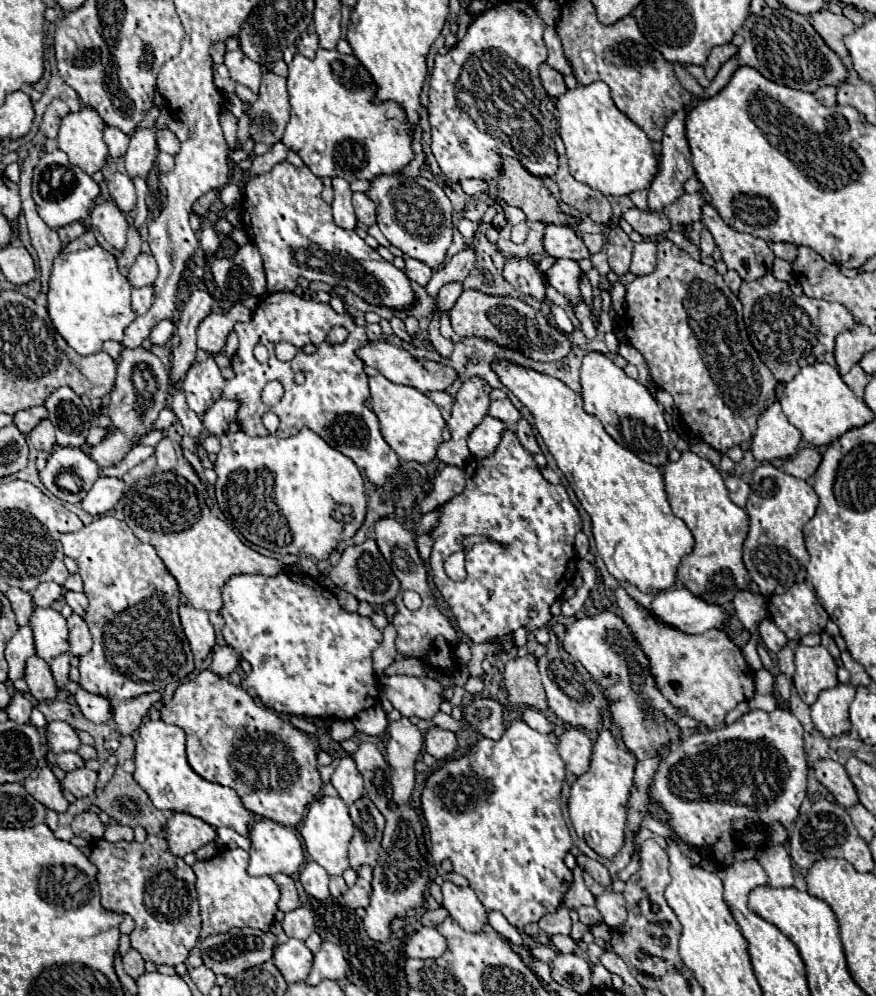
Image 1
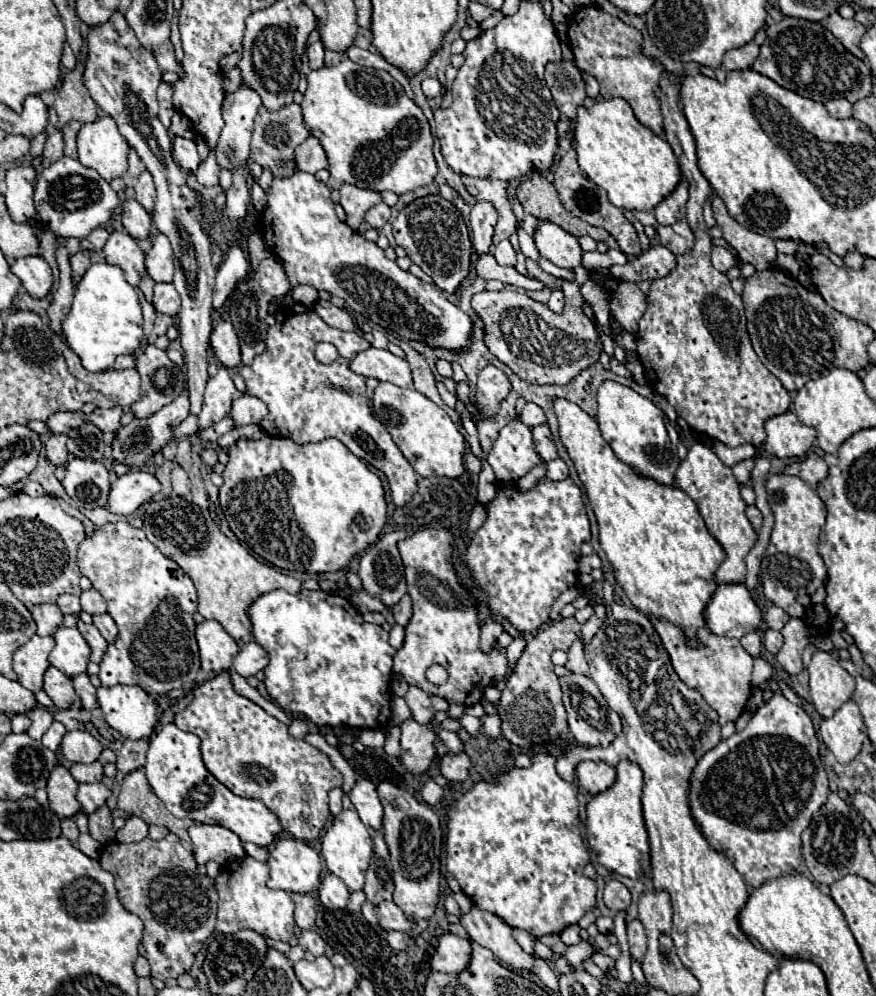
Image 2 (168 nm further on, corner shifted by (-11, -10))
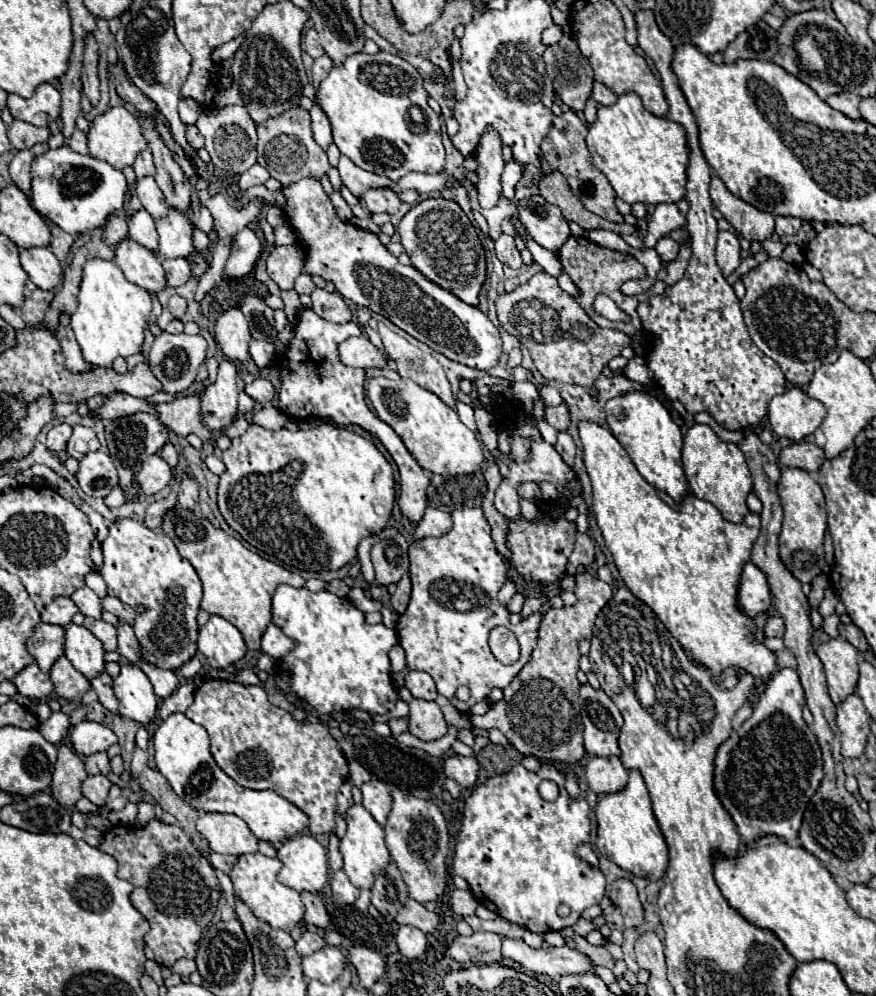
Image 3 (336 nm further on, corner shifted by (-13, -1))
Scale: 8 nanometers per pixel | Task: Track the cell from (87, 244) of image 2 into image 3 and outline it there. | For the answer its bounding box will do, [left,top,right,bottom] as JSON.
[103,216,127,246]

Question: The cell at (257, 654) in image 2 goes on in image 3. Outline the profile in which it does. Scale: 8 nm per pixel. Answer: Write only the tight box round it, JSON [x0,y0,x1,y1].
[261,624,293,658]

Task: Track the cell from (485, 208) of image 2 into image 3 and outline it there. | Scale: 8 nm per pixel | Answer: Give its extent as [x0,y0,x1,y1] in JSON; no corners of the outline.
[475,128,503,208]

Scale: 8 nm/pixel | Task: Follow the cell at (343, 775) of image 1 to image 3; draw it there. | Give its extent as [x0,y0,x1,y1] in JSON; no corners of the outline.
[361,778,391,826]

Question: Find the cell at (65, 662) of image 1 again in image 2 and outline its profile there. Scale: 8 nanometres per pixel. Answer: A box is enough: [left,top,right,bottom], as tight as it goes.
[73,673,99,711]

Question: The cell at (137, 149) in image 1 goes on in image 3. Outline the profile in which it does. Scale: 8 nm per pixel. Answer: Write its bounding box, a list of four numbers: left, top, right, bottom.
[135,176,169,220]

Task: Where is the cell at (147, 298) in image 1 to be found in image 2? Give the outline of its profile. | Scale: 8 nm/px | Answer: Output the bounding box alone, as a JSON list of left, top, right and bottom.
[155,283,179,315]

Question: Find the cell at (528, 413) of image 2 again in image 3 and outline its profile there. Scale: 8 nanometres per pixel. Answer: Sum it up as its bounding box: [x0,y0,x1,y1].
[539,386,561,406]

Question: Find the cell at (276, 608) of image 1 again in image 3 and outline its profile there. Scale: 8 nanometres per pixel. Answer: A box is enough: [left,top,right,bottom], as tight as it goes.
[273,584,399,714]

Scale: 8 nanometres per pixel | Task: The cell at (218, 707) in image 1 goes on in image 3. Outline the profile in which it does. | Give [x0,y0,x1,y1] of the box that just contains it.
[185,680,349,834]

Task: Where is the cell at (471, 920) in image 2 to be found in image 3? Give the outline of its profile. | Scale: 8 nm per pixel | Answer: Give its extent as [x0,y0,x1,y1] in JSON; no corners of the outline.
[499,934,593,974]

